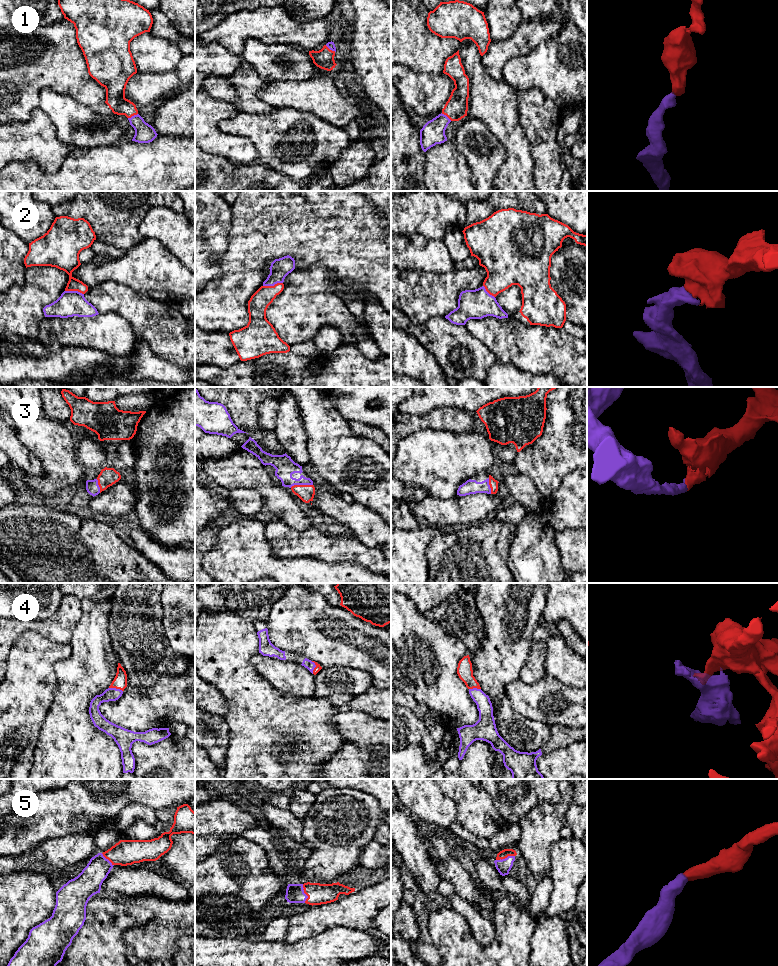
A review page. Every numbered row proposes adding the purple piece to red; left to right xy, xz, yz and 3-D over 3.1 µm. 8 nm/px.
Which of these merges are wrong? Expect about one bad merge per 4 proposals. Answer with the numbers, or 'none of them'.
none of them

